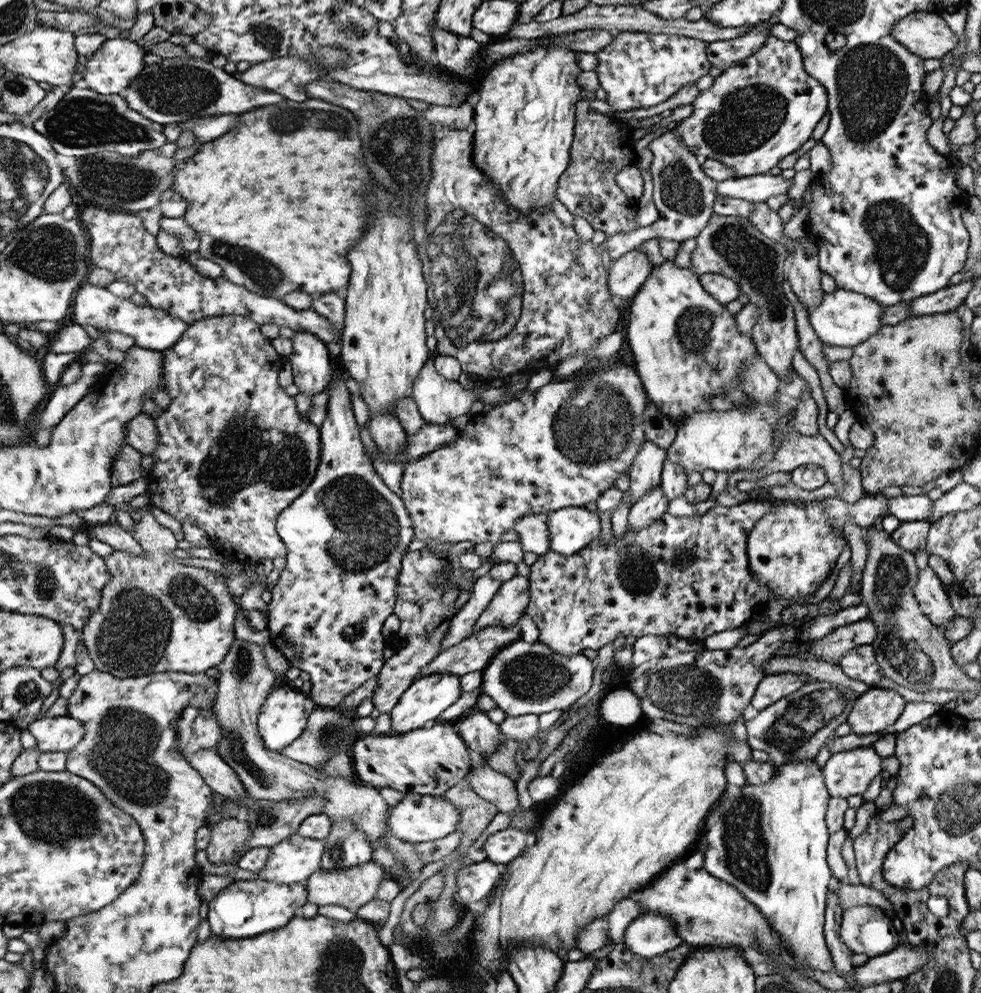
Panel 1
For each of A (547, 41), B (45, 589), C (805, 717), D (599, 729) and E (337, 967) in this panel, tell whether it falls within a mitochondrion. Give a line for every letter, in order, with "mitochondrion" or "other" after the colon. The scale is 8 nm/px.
A: other
B: mitochondrion
C: mitochondrion
D: other
E: mitochondrion

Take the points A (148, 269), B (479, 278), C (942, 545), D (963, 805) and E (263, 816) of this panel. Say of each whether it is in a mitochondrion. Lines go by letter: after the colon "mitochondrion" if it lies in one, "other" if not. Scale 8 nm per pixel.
A: other
B: mitochondrion
C: other
D: mitochondrion
E: mitochondrion

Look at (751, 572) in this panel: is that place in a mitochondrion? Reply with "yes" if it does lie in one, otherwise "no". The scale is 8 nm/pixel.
no

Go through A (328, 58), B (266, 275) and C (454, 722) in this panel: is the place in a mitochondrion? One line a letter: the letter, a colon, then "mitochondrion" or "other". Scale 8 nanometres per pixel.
A: mitochondrion
B: mitochondrion
C: other

